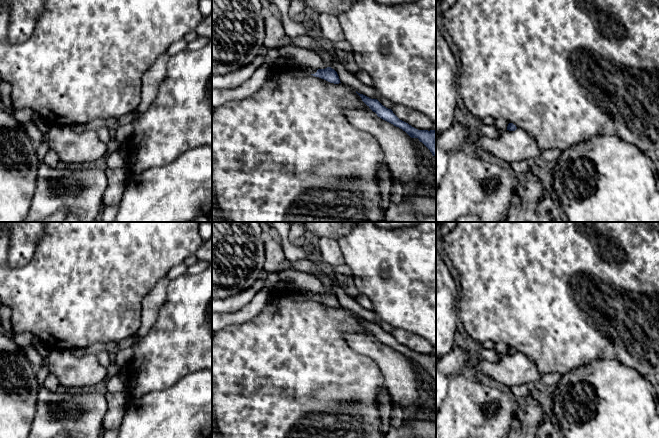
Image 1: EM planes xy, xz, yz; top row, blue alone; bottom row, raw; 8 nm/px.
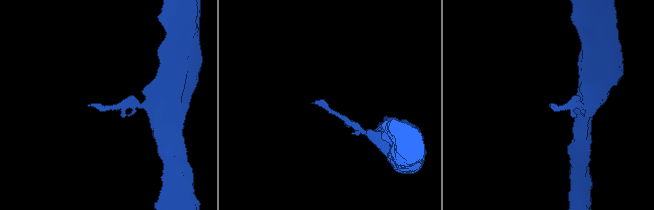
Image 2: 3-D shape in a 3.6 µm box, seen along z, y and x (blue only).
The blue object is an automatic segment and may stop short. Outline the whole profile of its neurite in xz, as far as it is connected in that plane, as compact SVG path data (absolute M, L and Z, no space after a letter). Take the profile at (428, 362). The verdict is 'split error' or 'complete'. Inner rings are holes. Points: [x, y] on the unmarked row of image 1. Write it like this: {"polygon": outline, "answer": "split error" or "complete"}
{"polygon": "M356 317L361 321L362 325L377 338L381 343L399 351L405 355L411 362L418 362L436 381L436 355L435 354L418 354L408 347L400 344L391 333L383 330L377 323L371 323L363 318Z", "answer": "complete"}

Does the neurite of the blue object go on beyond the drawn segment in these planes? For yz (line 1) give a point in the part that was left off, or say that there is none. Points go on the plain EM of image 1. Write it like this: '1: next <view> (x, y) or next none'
1: next none

